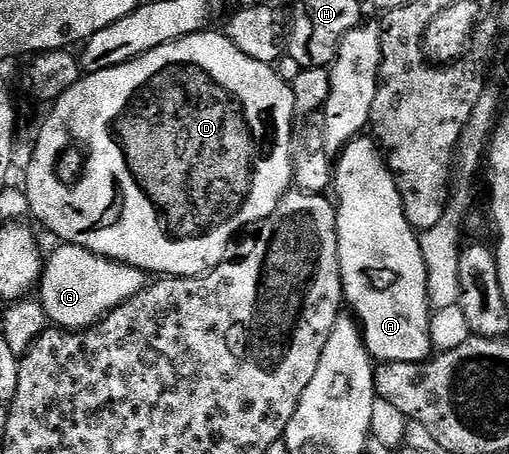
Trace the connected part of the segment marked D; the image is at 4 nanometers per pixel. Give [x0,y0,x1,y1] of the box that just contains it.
[24,28,296,278]

